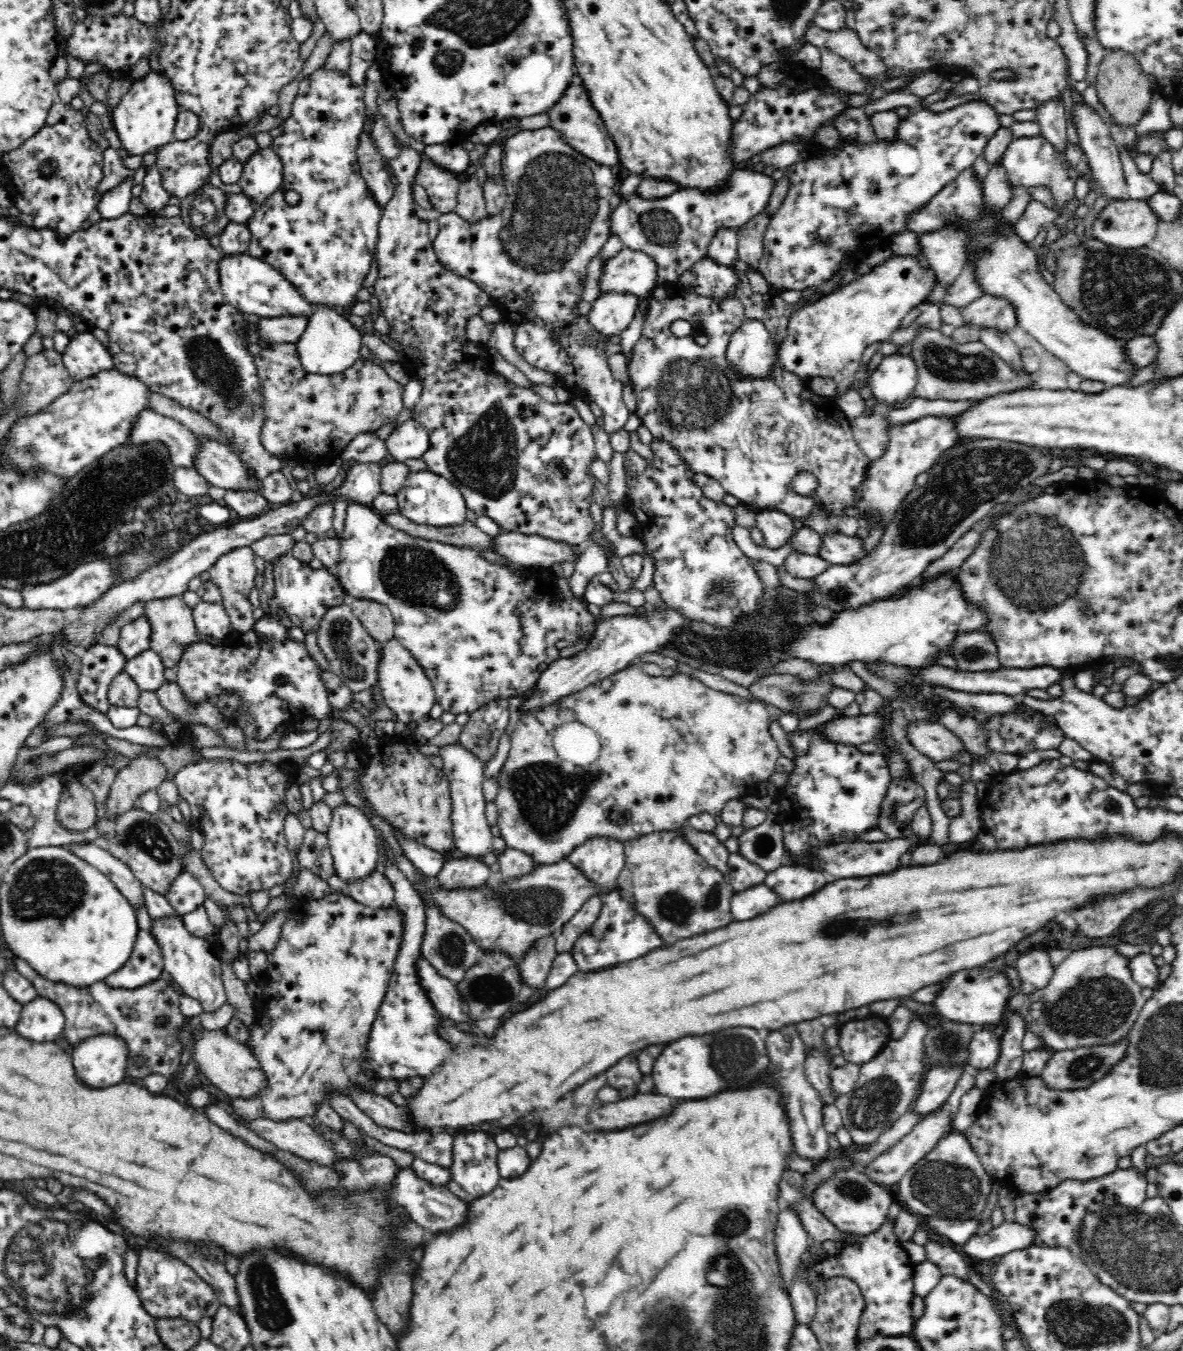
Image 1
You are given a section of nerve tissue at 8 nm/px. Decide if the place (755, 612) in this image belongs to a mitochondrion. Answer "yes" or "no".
yes

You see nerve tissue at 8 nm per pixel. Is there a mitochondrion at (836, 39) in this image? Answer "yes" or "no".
no

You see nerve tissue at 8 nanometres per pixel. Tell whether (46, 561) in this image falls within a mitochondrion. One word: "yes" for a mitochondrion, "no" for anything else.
yes

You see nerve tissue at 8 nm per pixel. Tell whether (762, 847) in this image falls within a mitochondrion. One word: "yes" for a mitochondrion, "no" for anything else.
yes

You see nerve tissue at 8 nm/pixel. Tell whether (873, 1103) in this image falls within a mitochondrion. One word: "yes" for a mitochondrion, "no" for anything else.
yes

